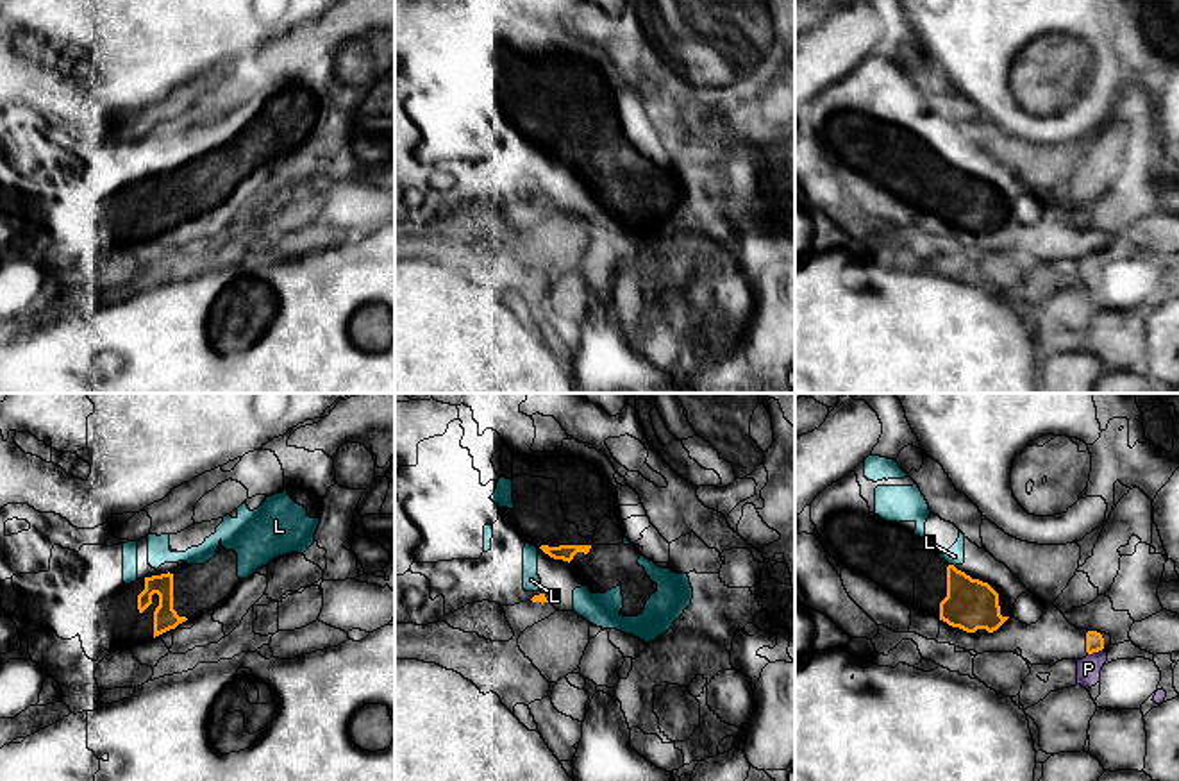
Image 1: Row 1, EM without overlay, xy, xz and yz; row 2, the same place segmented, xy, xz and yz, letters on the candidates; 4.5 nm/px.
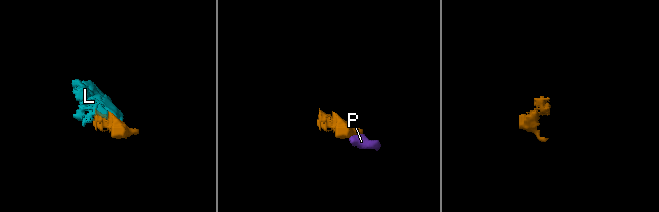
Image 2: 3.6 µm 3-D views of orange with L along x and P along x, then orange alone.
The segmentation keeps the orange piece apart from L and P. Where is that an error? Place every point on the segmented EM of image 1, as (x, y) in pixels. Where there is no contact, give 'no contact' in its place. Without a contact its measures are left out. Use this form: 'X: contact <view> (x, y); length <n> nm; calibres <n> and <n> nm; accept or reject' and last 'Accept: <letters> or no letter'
L: contact yz (953, 565); length 40 nm; calibres 240 and 80 nm; accept
P: contact yz (1094, 651); length 70 nm; calibres 80 and 110 nm; reject
Accept: L

